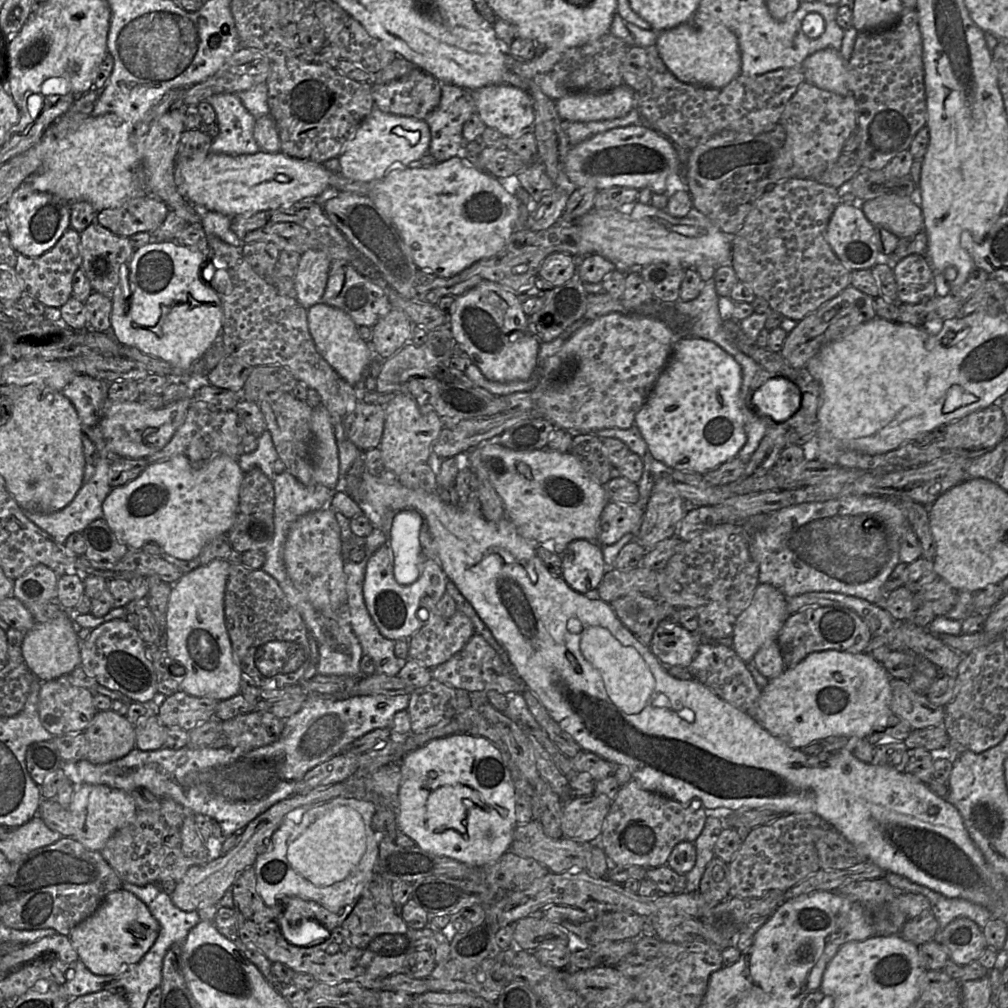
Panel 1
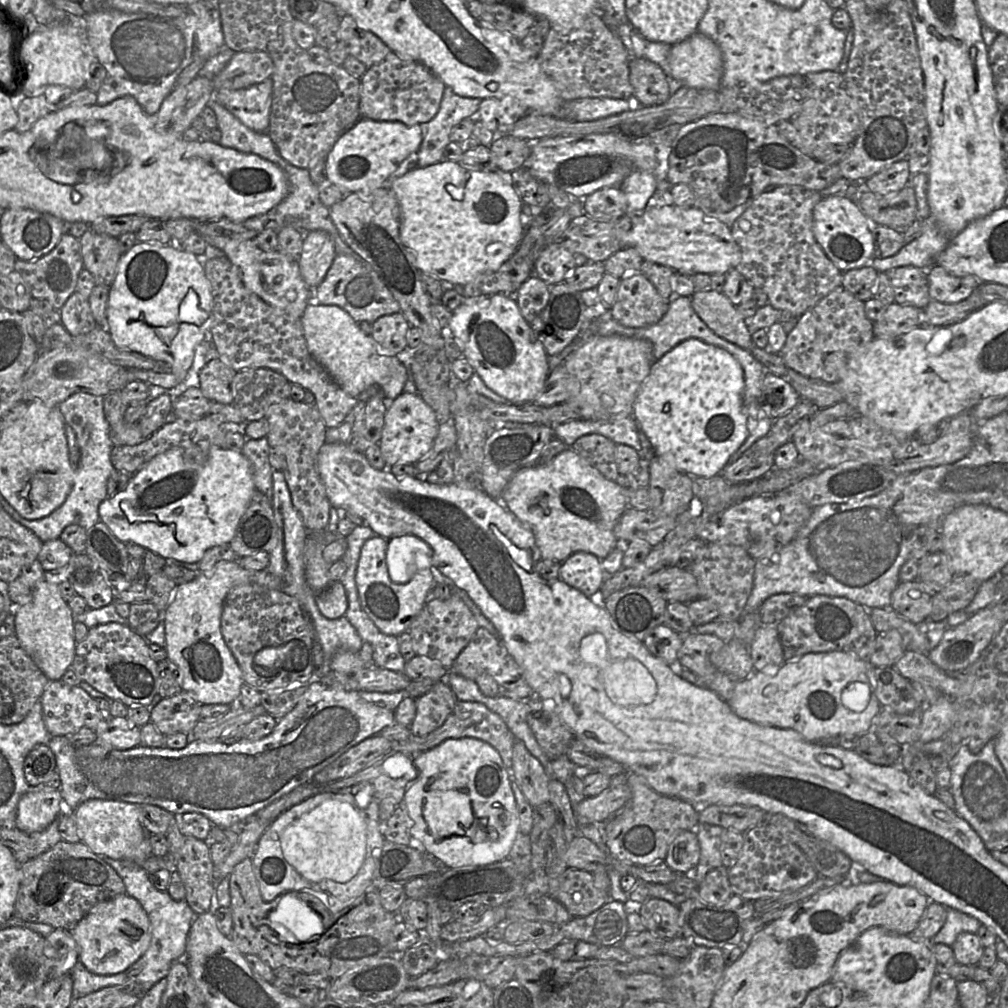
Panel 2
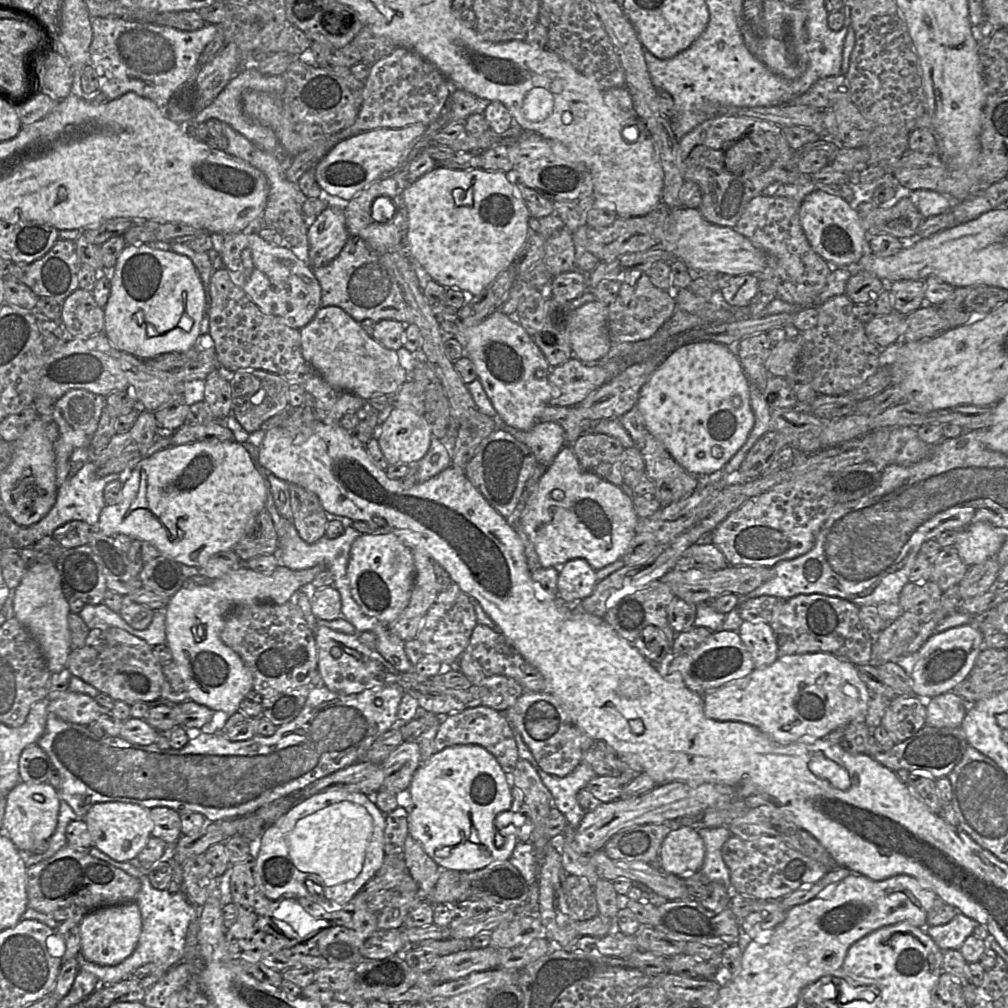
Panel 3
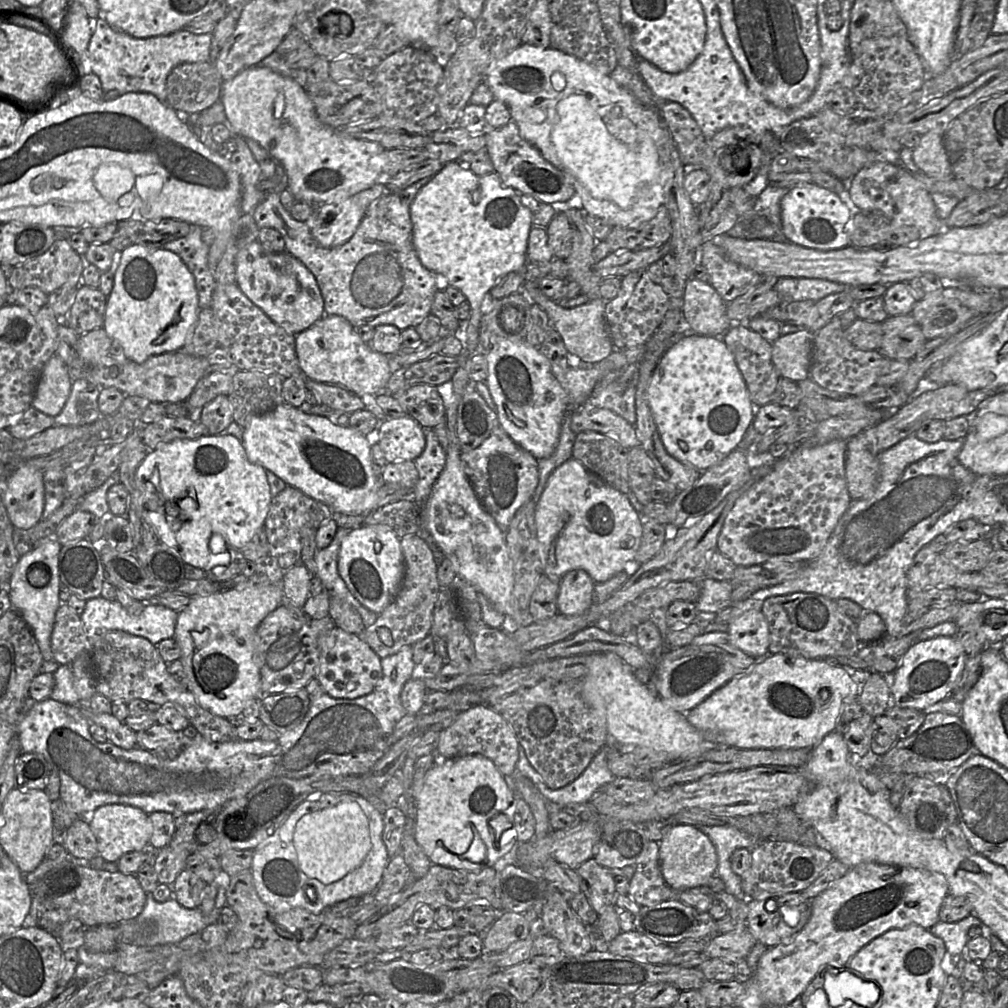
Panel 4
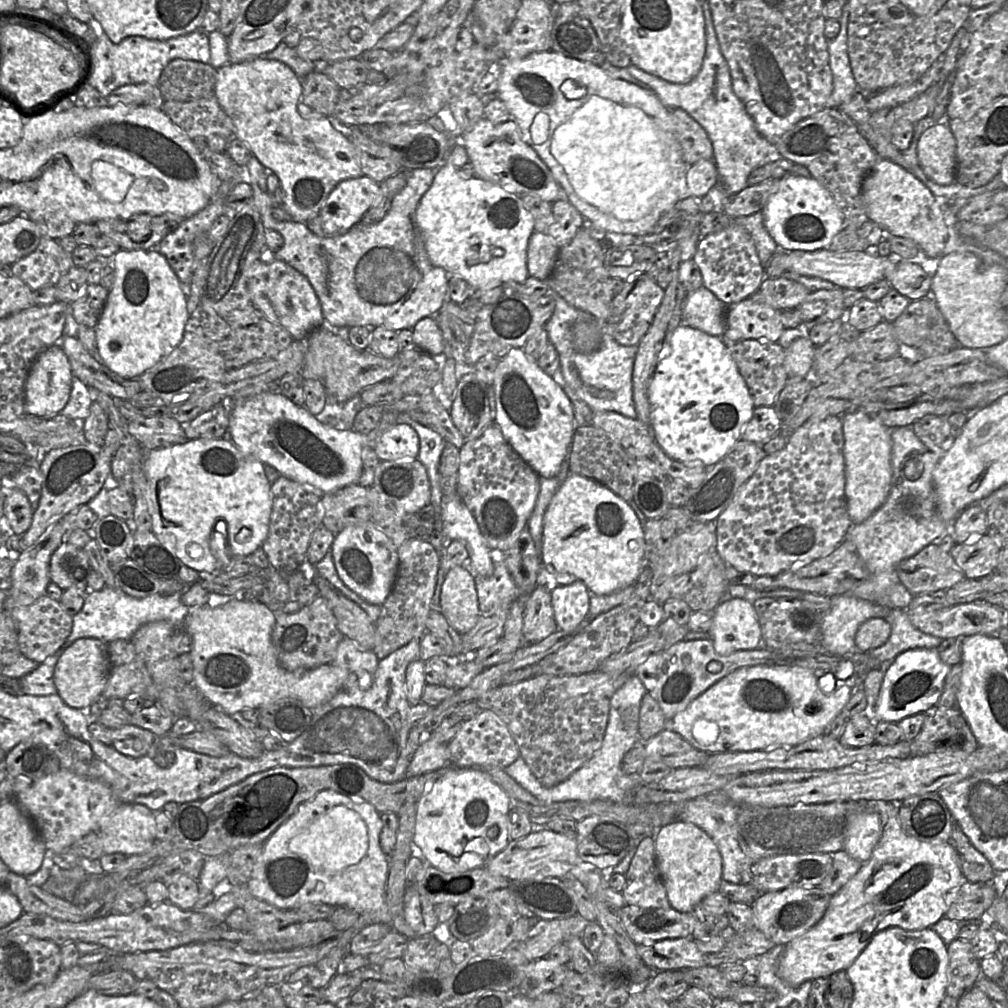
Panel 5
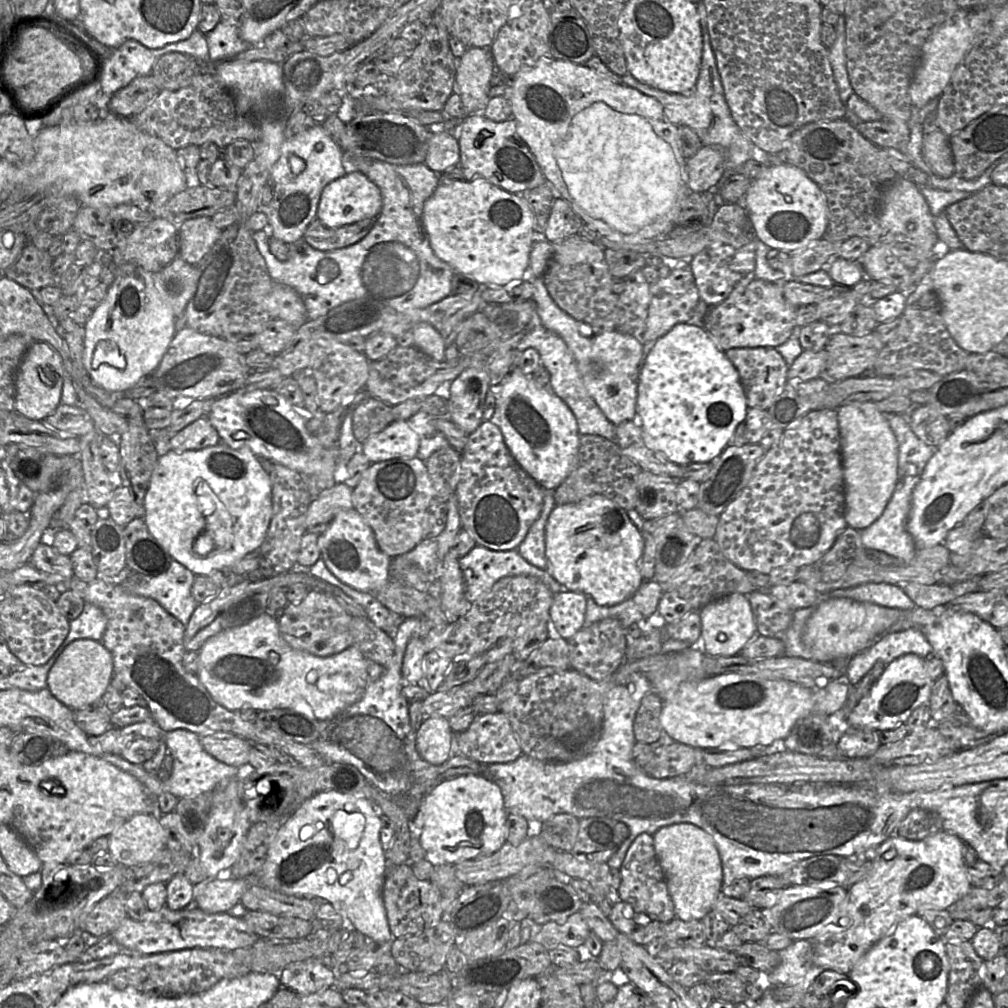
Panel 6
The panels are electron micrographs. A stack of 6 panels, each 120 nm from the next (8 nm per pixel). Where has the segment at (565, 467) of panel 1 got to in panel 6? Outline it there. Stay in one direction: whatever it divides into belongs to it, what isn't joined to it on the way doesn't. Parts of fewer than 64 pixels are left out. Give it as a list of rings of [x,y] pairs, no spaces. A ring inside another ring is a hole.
[[[595,494],[578,503],[555,505],[545,528],[545,554],[548,572],[570,591],[590,595],[600,606],[613,606],[631,597],[644,582],[639,561],[644,550],[644,539],[626,510],[605,496]]]

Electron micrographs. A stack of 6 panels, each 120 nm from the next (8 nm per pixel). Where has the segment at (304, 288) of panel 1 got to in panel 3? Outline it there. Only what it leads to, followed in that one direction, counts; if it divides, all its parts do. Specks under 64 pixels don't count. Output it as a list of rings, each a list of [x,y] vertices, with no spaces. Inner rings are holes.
[[[326,207],[307,229],[311,268],[330,263],[340,253],[348,237],[344,210]]]

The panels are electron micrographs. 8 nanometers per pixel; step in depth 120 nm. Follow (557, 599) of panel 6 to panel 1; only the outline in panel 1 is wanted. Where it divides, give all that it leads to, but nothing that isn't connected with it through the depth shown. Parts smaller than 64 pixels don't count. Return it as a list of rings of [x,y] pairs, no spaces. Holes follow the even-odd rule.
[[[573,540],[563,552],[562,562],[561,577],[571,589],[582,594],[596,590],[607,571],[602,546],[596,541]]]

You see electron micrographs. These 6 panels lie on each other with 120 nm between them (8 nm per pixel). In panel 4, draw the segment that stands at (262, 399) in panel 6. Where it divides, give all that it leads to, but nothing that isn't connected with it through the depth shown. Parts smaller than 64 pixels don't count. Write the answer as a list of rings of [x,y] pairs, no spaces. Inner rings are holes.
[[[286,402],[253,416],[244,427],[242,445],[251,463],[261,465],[287,485],[325,503],[333,512],[362,515],[364,498],[378,487],[378,478],[372,469],[371,445],[366,436],[351,427],[335,425],[328,418],[306,414]]]

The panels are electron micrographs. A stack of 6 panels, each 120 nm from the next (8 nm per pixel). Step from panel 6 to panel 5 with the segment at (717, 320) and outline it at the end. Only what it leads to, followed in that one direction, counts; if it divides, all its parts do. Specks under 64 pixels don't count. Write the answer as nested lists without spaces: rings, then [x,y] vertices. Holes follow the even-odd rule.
[[[747,297],[733,305],[726,305],[726,330],[721,337],[730,340],[758,339],[777,342],[785,329],[779,310]]]

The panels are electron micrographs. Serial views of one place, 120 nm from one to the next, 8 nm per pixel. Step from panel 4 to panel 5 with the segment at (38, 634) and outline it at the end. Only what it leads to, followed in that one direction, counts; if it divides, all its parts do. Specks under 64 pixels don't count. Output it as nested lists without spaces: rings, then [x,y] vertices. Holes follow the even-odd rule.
[[[62,519],[47,530],[39,543],[22,551],[12,569],[12,586],[8,591],[17,604],[31,605],[46,594],[51,582],[50,559],[54,551],[67,540]]]

